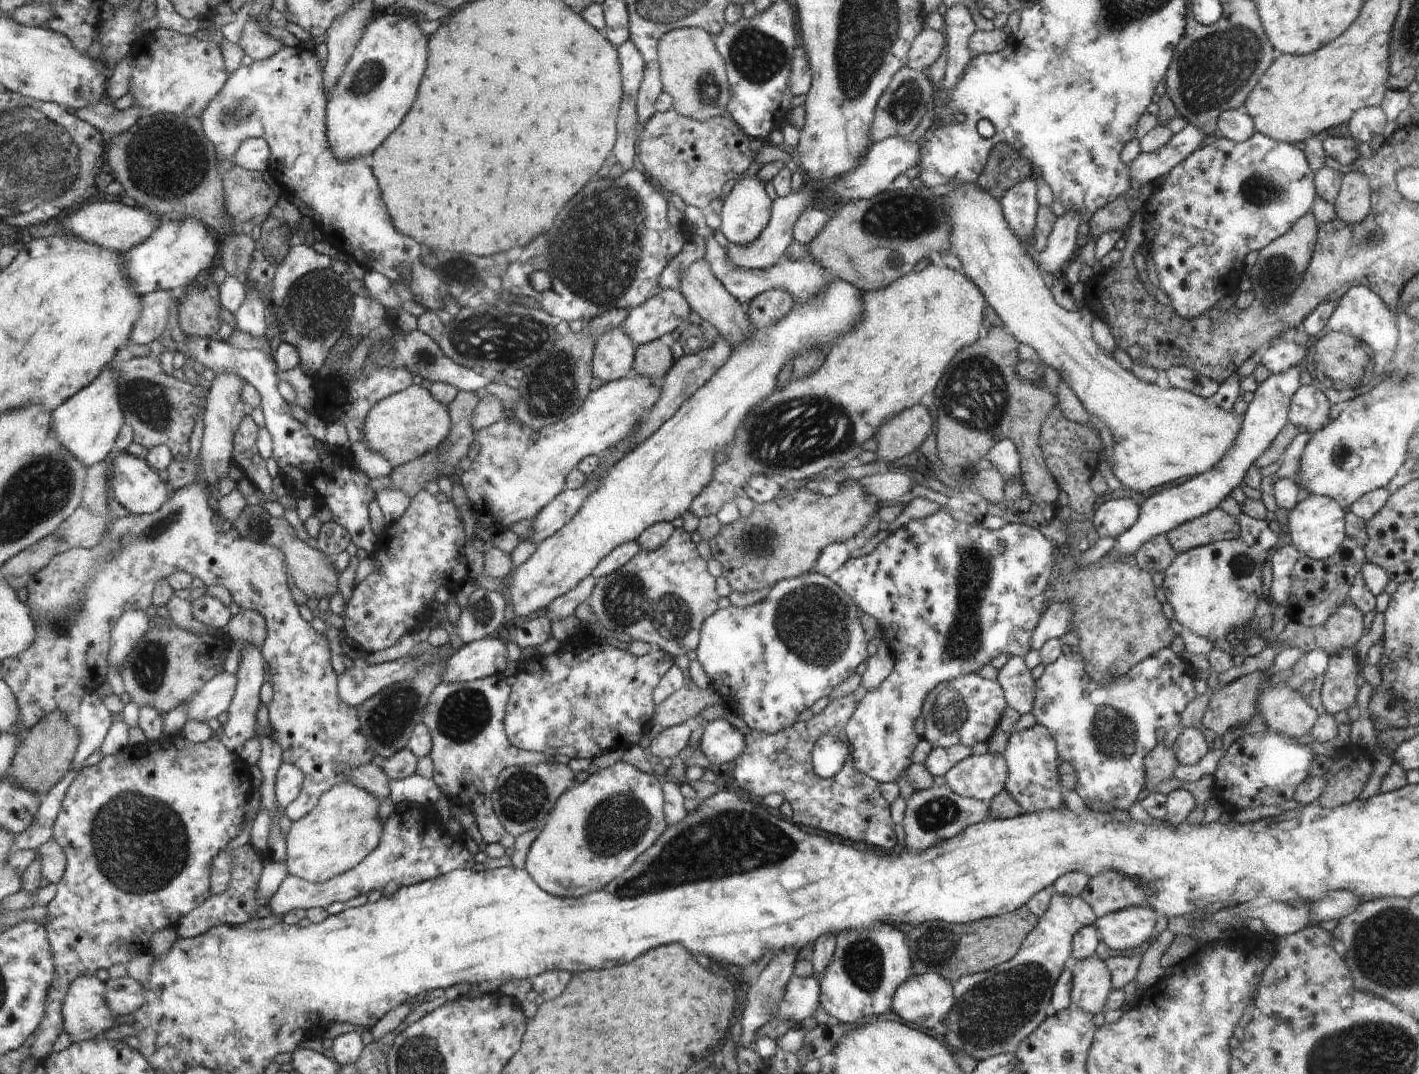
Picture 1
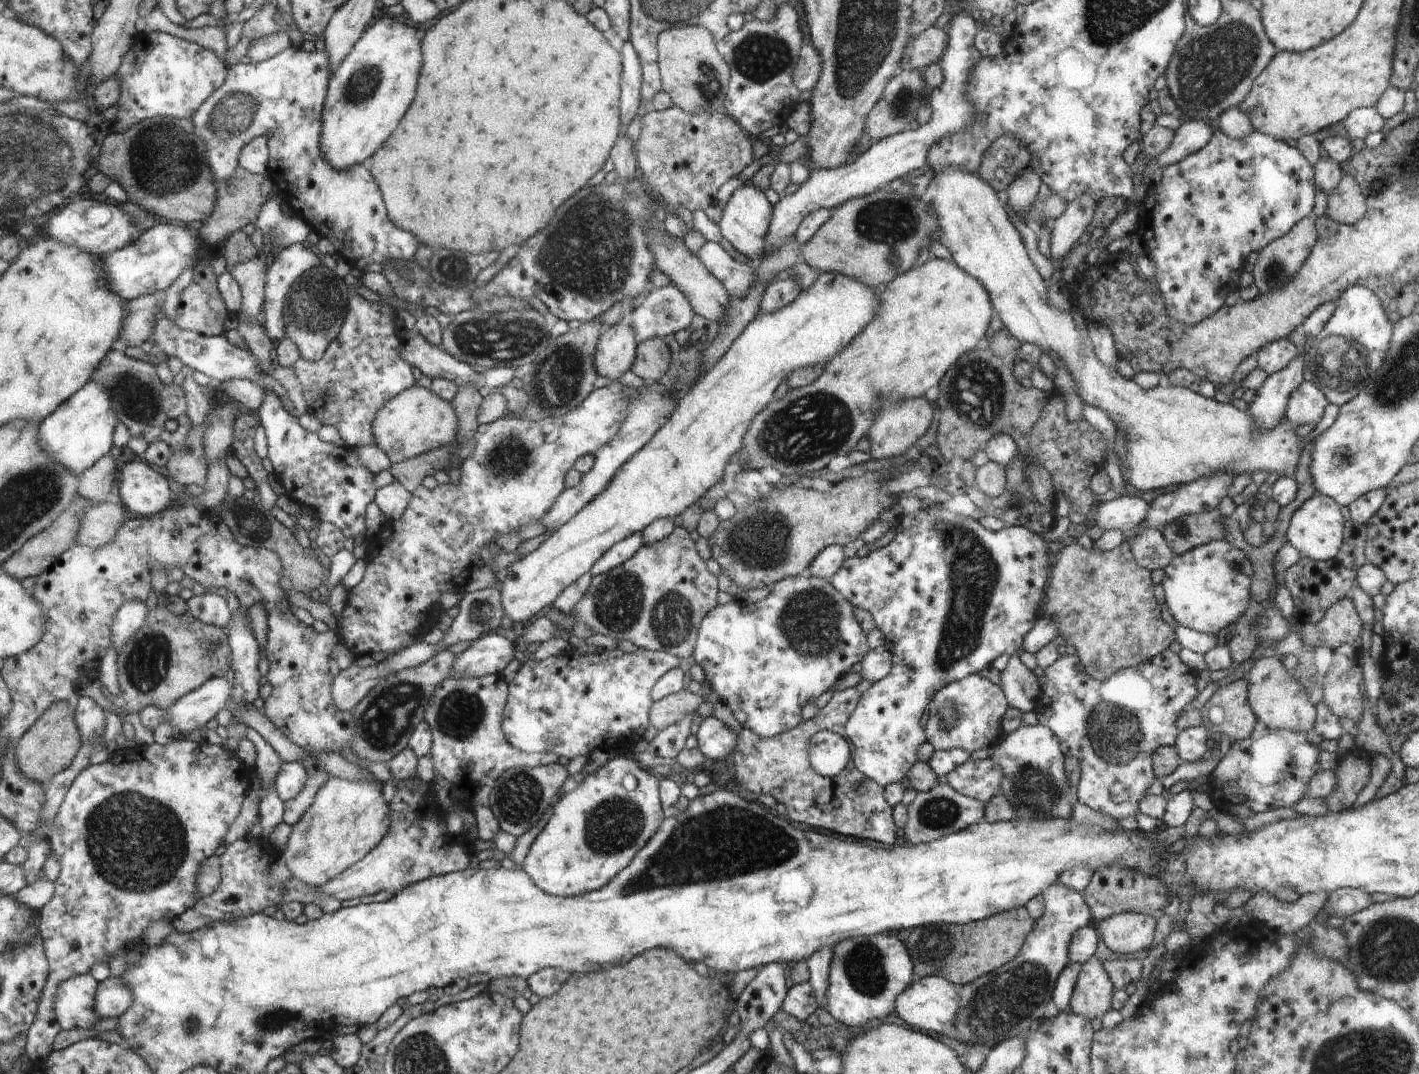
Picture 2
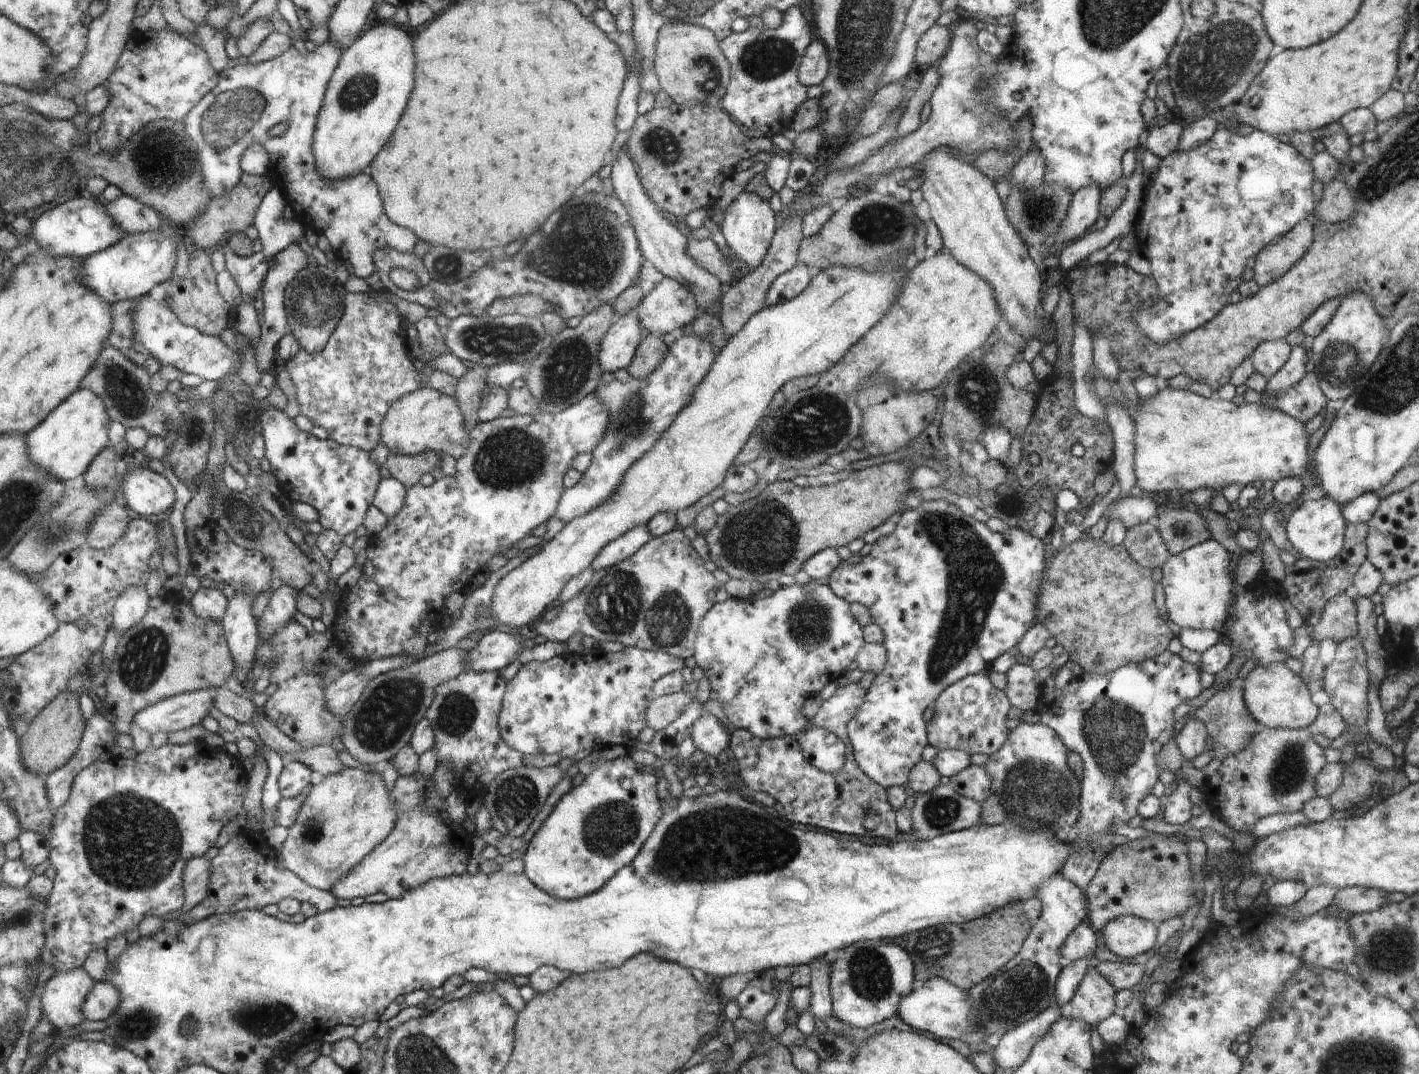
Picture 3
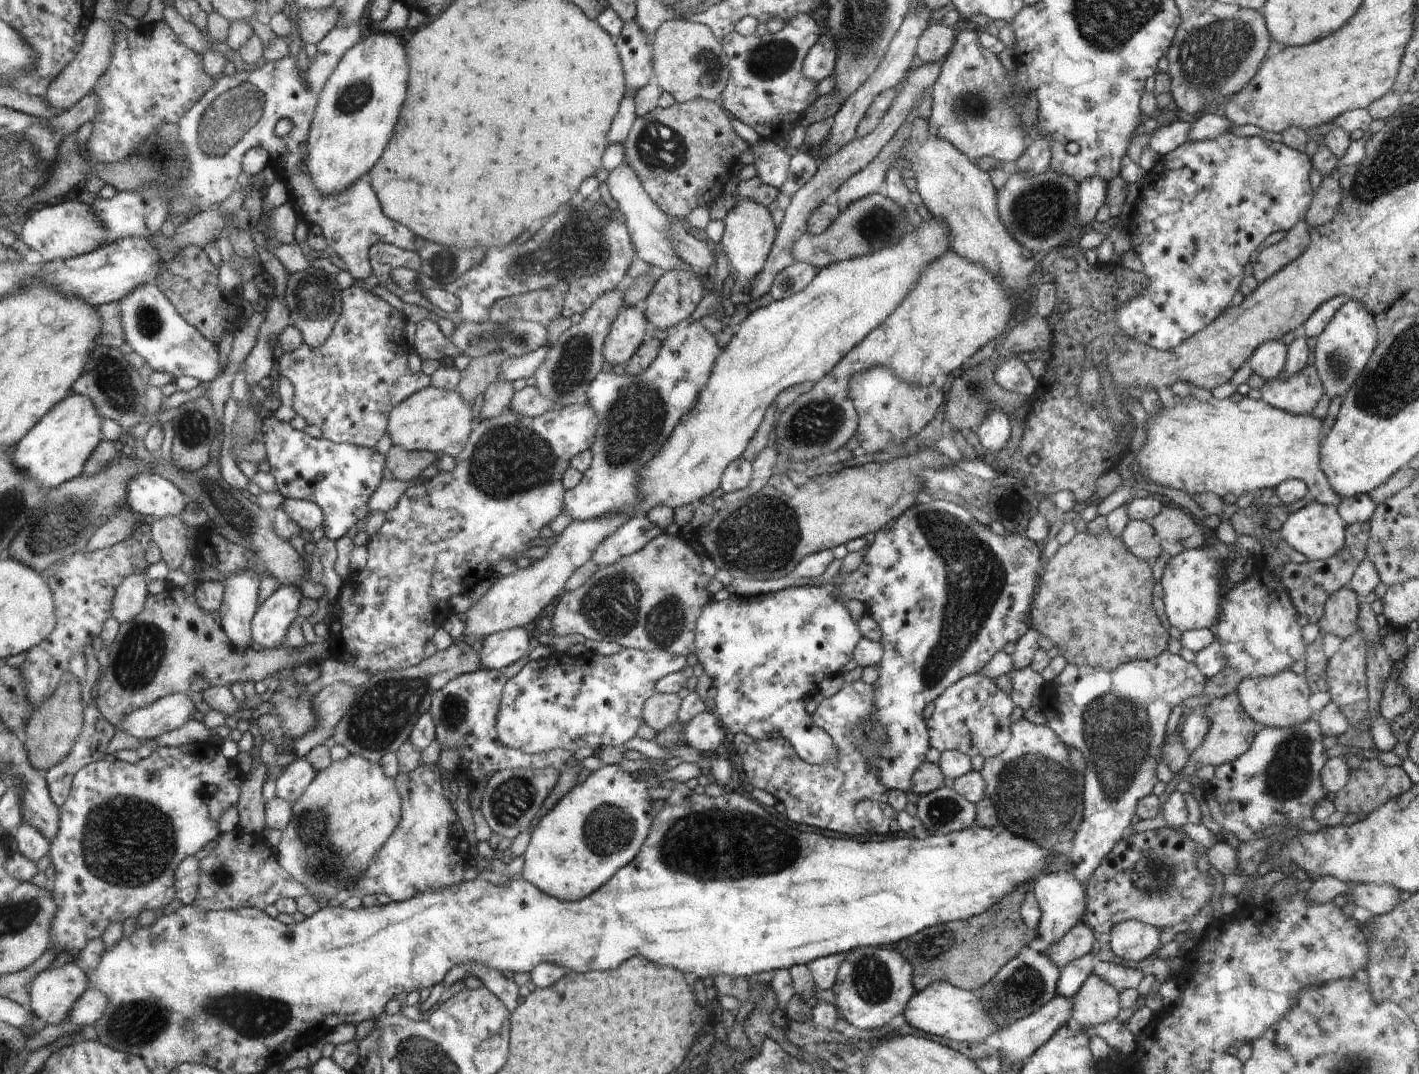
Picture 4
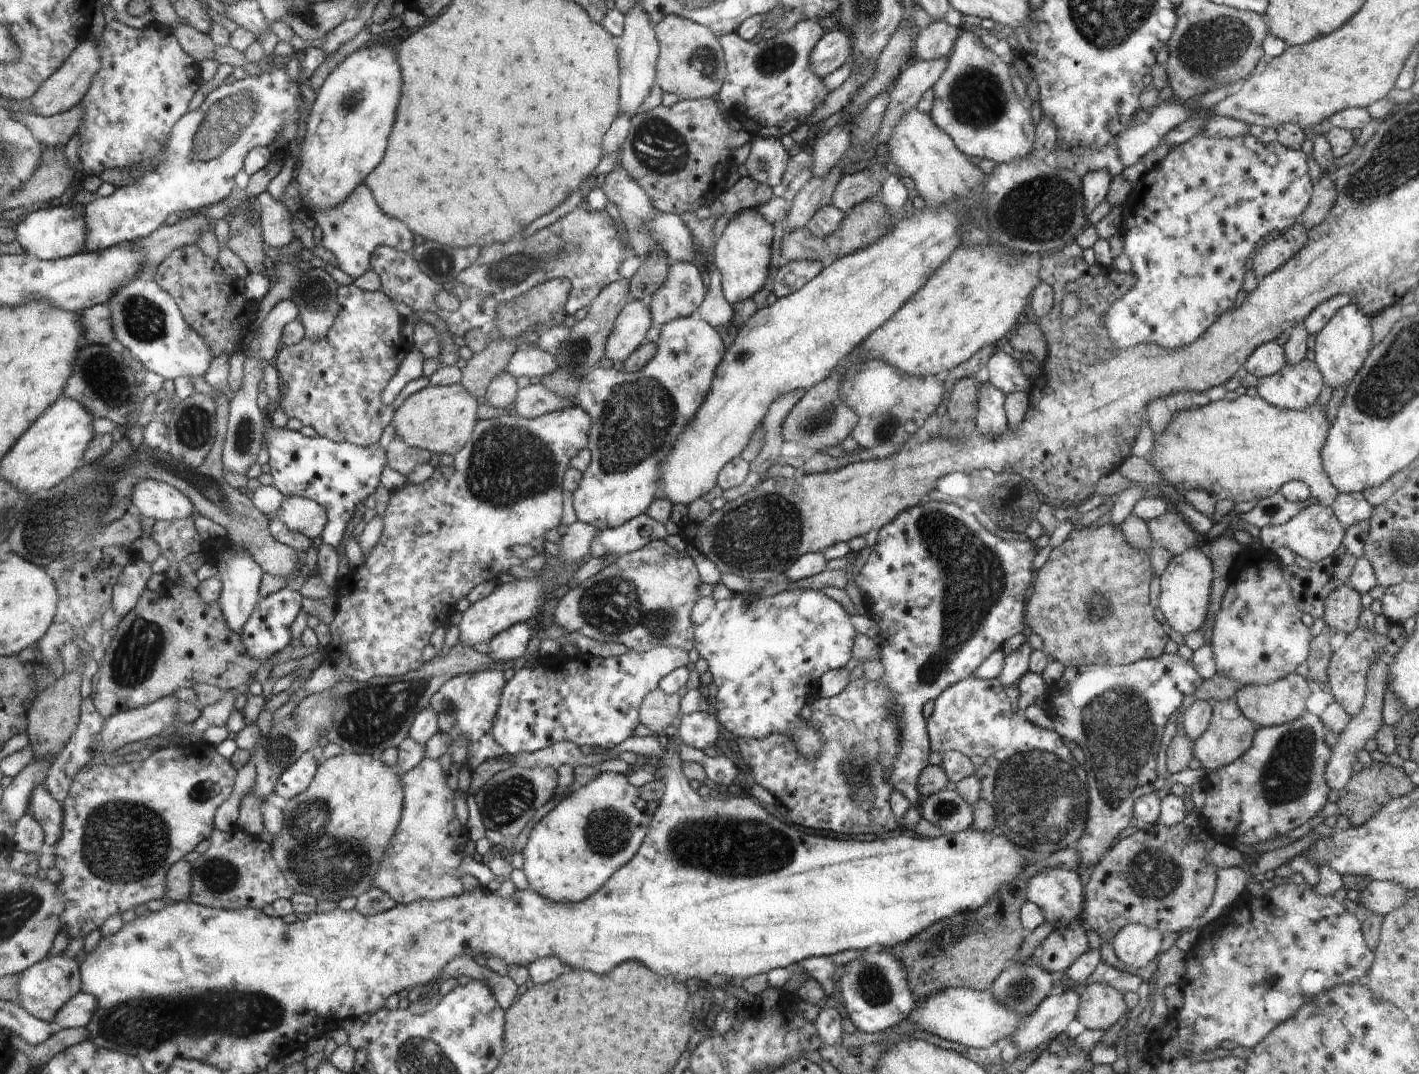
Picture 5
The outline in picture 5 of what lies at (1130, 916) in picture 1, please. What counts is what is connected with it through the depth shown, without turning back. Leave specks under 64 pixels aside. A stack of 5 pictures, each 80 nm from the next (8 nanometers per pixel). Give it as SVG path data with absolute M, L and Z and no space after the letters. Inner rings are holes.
M1130 924L1118 930L1111 944L1116 957L1128 967L1146 967L1160 955L1163 936L1158 930Z

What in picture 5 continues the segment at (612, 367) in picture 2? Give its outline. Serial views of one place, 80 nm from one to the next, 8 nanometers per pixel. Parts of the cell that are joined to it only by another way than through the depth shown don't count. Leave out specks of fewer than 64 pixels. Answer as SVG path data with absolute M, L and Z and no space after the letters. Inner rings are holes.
M630 298L614 322L605 345L604 356L619 366L630 354L636 352L650 326L650 312L640 304L640 300Z

